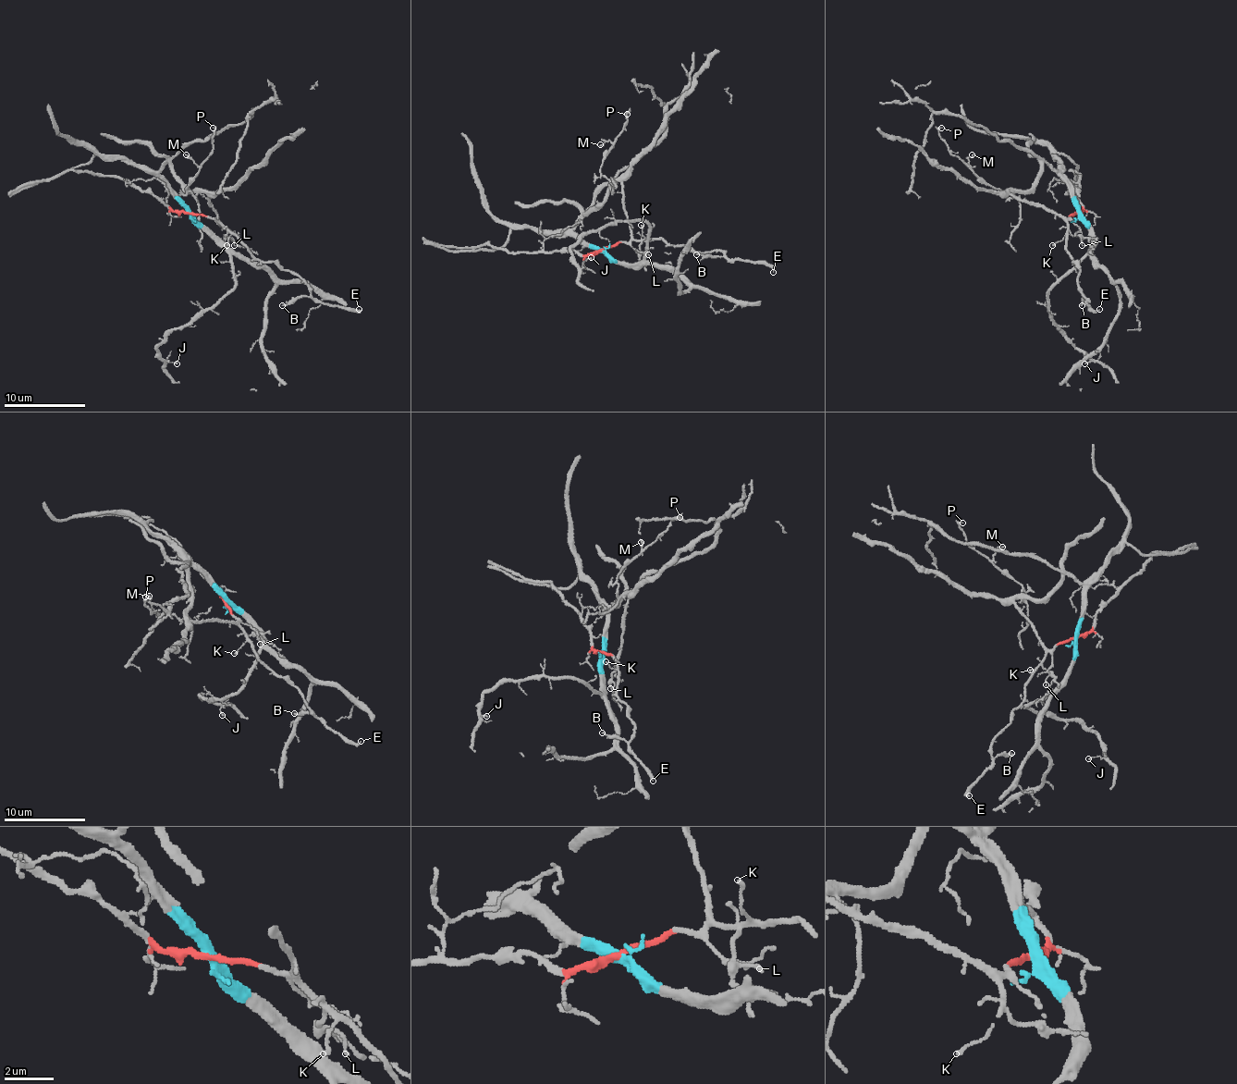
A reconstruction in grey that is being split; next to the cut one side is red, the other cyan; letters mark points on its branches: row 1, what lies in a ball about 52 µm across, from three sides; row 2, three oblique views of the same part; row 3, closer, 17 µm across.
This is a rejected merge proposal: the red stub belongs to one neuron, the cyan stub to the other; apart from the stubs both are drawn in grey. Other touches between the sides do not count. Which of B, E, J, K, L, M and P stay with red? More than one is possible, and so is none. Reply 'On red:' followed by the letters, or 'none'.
On red: B, E, K, L, M, P

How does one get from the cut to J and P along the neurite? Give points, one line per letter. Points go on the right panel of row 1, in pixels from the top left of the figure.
J: (1078, 213), (1088, 229), (1090, 250), (1052, 287), (1047, 311), (1076, 348), (1093, 360), (1084, 363)
P: (1078, 213), (1059, 217), (981, 180), (950, 150), (937, 132), (942, 128)

